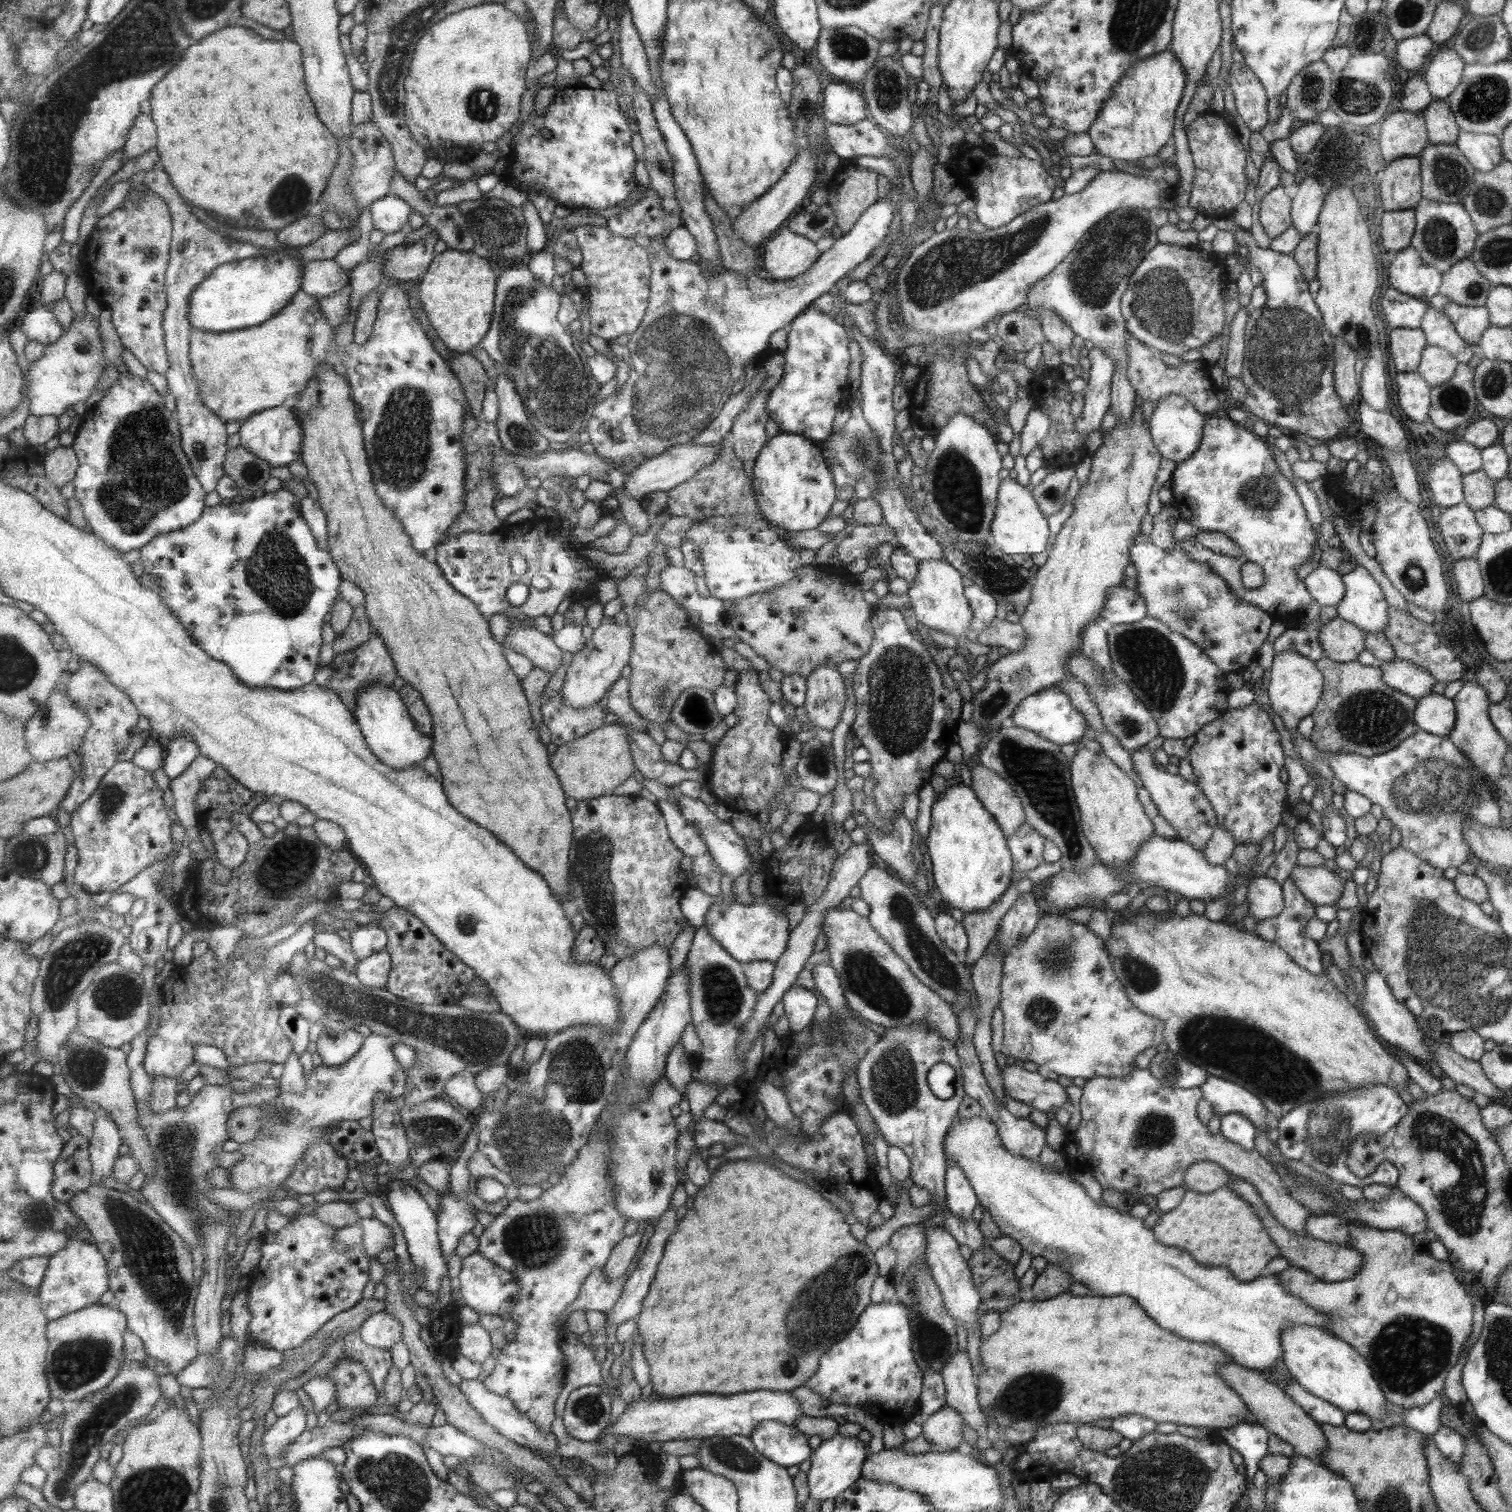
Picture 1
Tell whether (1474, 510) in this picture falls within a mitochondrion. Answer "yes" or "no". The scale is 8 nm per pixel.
no

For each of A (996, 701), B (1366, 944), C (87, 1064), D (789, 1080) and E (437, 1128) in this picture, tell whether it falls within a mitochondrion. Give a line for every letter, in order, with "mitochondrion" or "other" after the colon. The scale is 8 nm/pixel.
A: mitochondrion
B: other
C: mitochondrion
D: other
E: mitochondrion

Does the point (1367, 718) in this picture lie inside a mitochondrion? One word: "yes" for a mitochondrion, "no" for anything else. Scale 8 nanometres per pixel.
yes

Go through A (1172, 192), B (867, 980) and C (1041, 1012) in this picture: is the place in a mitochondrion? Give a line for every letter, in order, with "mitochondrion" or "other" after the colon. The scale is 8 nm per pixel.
A: other
B: mitochondrion
C: mitochondrion

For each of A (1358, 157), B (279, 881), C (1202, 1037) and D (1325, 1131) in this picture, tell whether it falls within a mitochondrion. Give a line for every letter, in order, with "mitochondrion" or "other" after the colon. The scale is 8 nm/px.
A: other
B: mitochondrion
C: mitochondrion
D: mitochondrion

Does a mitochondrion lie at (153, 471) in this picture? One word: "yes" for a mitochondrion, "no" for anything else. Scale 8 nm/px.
yes

